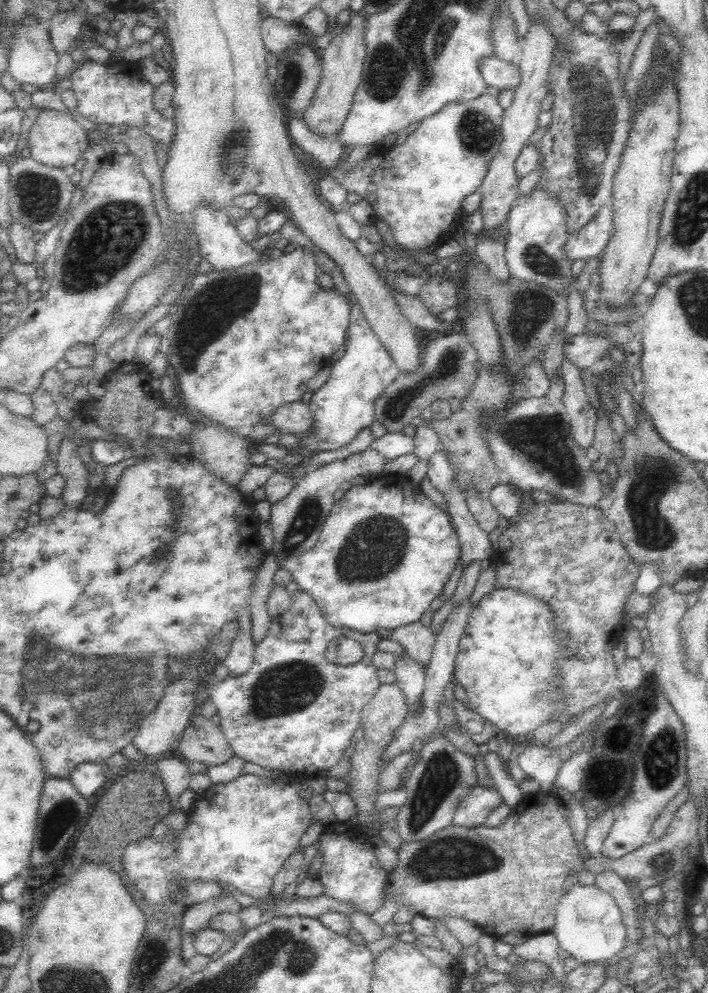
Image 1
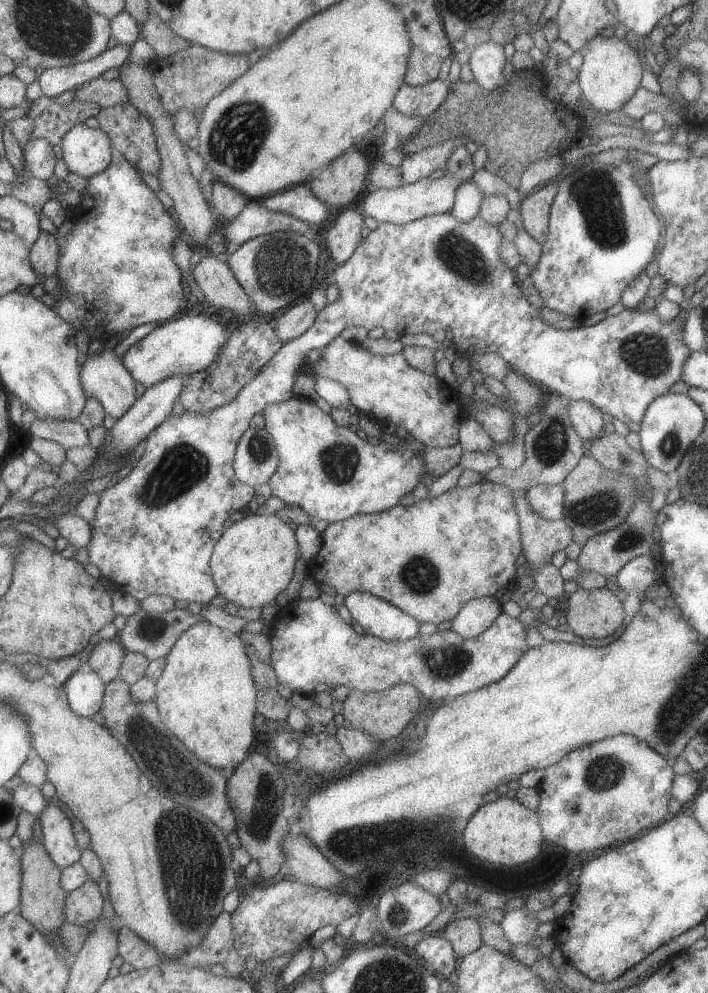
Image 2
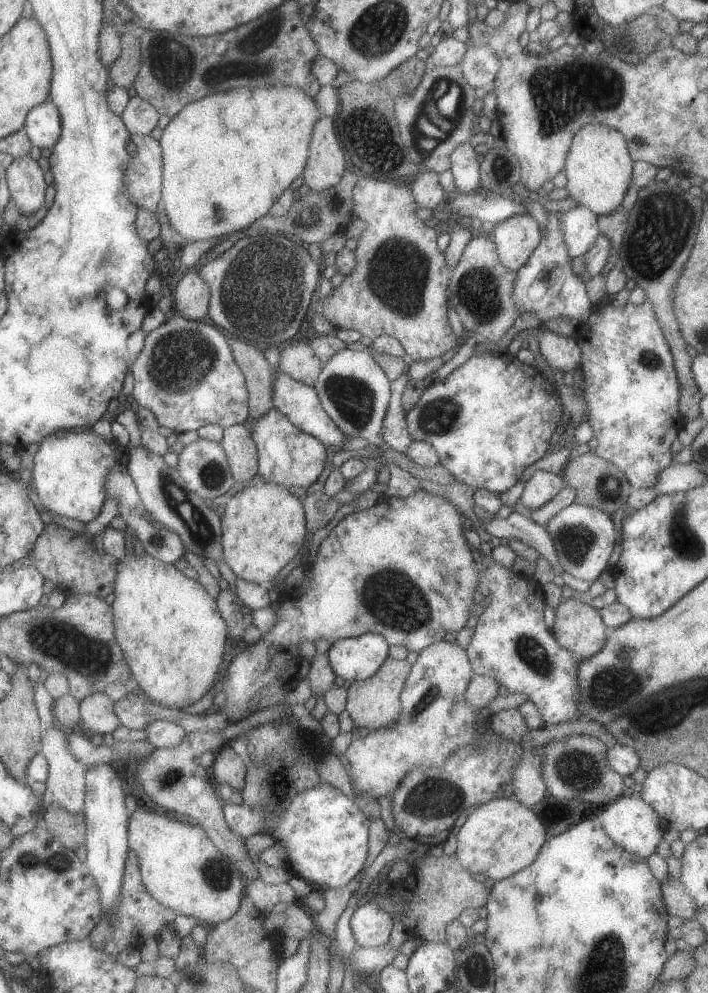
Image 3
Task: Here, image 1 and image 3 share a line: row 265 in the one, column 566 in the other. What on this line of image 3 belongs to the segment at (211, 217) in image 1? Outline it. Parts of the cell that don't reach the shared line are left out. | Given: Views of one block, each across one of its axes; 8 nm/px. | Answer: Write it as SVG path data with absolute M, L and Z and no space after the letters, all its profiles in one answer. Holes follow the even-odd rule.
M580 205L559 212L558 230L571 258L581 257L600 236L596 215Z

